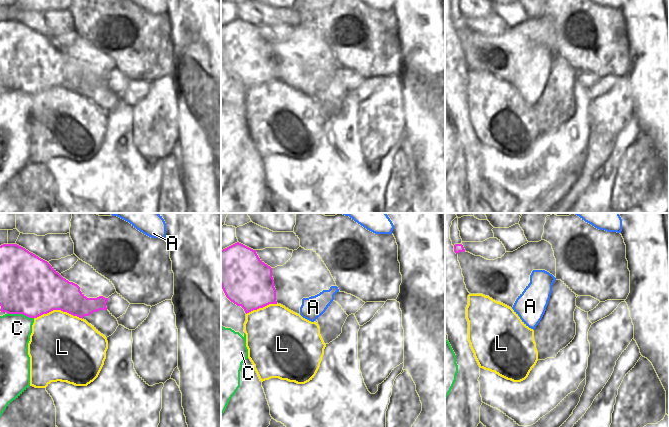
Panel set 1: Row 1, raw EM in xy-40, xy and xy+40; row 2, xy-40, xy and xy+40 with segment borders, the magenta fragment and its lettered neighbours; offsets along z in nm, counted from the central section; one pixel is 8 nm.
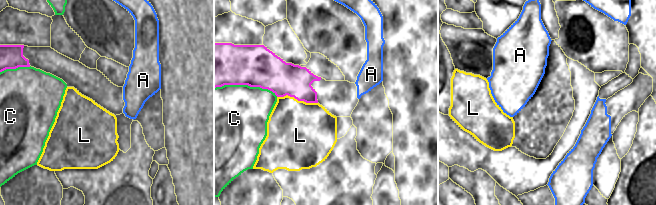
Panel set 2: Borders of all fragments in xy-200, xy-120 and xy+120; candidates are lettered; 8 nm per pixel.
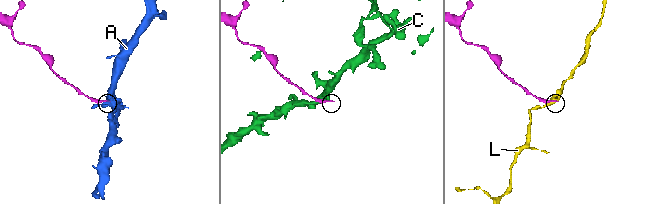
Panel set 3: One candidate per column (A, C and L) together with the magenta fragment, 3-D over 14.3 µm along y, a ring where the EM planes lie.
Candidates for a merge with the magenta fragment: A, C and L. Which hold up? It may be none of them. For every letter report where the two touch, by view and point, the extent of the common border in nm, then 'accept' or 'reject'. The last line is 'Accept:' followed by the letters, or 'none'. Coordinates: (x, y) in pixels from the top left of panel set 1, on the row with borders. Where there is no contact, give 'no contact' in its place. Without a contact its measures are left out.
A: no contact; reject
C: contact xy-40 (20, 313); length 220 nm; reject
L: contact xy-40 (58, 309); length 400 nm; reject
Accept: none

